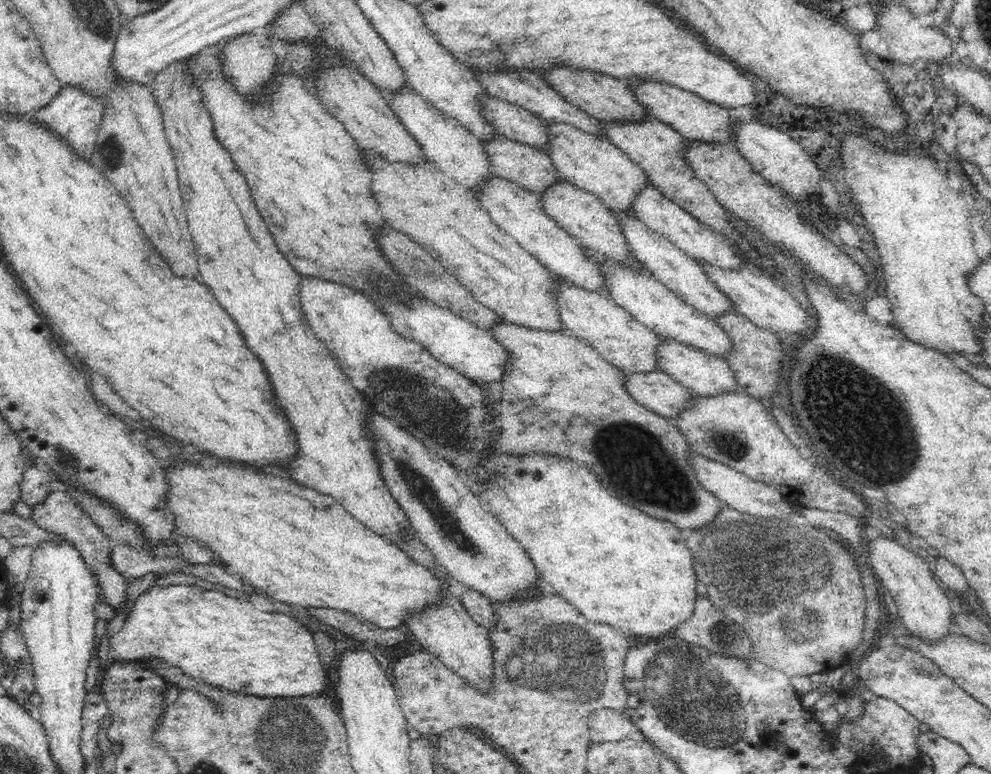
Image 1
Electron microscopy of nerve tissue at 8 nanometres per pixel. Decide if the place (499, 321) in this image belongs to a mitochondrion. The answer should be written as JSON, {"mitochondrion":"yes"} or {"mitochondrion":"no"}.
{"mitochondrion":"no"}

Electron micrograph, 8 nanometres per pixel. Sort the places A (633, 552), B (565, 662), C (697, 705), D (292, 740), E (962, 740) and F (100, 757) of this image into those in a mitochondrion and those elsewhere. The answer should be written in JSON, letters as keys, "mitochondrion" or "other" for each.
{"A":"other","B":"mitochondrion","C":"mitochondrion","D":"mitochondrion","E":"other","F":"other"}

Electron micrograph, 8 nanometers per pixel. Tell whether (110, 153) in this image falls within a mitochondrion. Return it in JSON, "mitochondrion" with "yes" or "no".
{"mitochondrion":"yes"}

